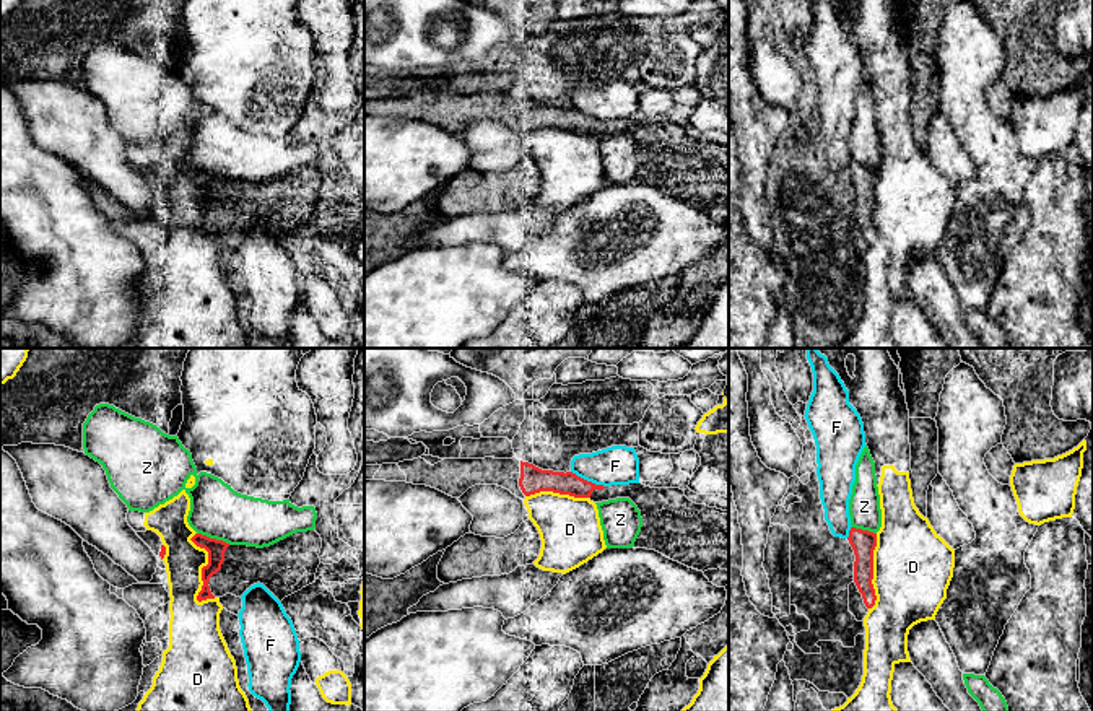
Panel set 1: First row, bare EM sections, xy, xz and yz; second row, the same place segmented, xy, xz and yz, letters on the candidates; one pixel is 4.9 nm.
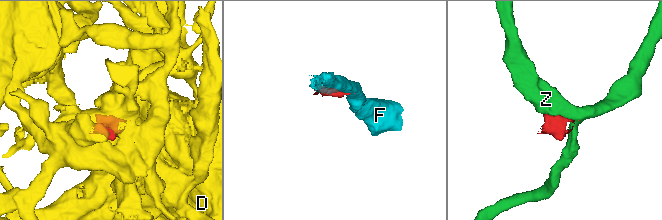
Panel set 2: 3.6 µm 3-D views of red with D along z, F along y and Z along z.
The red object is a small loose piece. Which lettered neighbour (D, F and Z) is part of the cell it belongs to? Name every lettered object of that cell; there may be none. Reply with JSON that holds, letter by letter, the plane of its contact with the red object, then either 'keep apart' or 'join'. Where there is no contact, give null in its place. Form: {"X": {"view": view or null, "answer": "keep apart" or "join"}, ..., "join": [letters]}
{"D": {"view": "xy", "answer": "keep apart"}, "F": {"view": "xz", "answer": "keep apart"}, "Z": {"view": "xy", "answer": "keep apart"}, "join": []}

